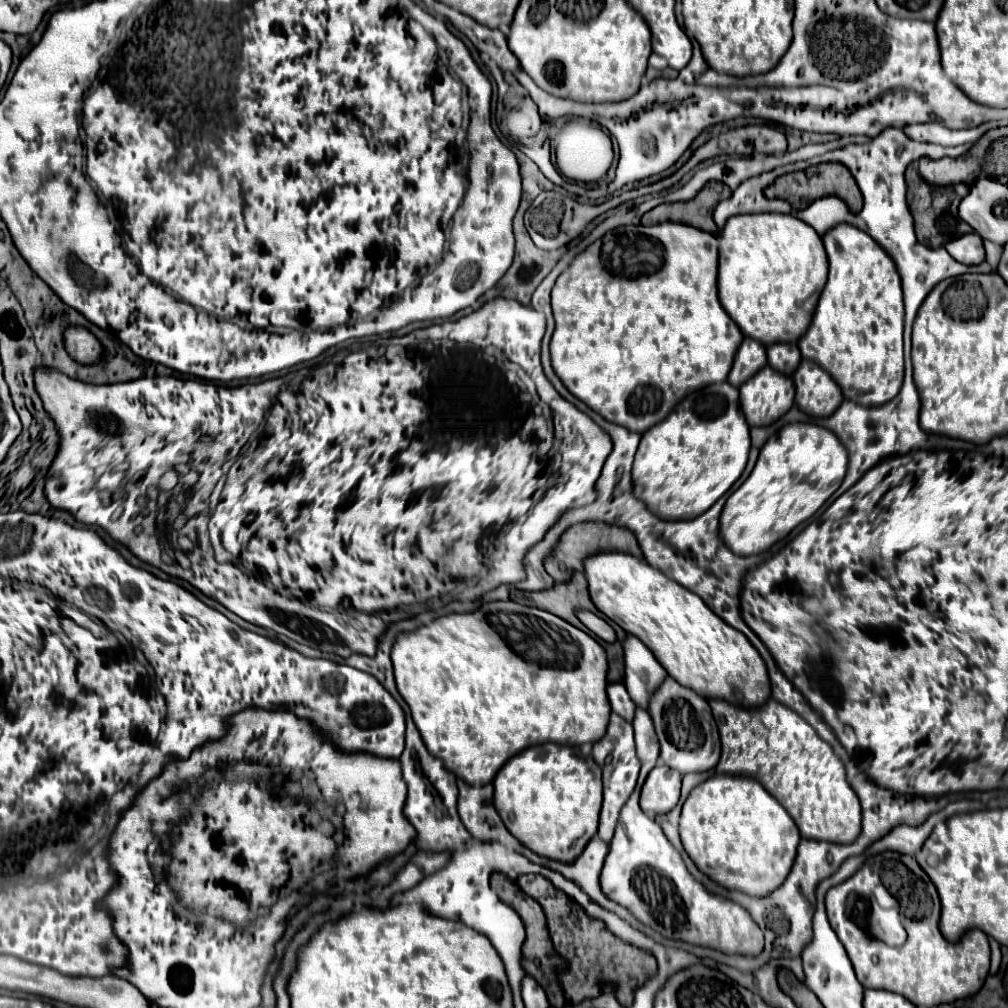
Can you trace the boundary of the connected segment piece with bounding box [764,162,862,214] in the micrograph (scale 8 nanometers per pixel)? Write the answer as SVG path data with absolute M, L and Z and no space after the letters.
M836 162L820 164L820 166L810 166L808 170L802 170L802 172L784 174L784 176L776 178L776 182L772 186L768 186L764 190L764 194L766 194L766 198L780 198L780 200L790 202L790 206L794 210L804 210L814 200L824 198L824 196L838 196L840 200L846 202L846 206L850 208L852 214L858 214L862 210L862 194L860 194L858 186L856 186L856 180L852 178L850 170L844 164L836 164Z

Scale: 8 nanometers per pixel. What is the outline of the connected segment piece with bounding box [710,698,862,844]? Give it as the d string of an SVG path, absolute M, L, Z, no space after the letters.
M770 698L764 706L752 710L732 706L724 700L710 700L710 708L722 738L722 758L716 766L718 774L746 776L762 784L786 808L804 840L826 840L836 844L852 844L856 840L862 820L858 796L846 782L846 772L844 764L840 764L840 758L832 752L830 744L816 736L814 728L808 726L806 720L802 720L796 712L784 708L782 704L776 704L774 698Z

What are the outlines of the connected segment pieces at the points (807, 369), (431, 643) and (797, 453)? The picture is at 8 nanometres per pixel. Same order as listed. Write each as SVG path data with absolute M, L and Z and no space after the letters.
M802 360L792 380L796 384L796 404L808 416L832 416L844 400L838 384L812 360Z
M512 600L488 602L468 614L448 614L414 632L400 634L392 648L392 664L398 692L410 706L428 752L440 758L456 778L472 786L490 784L504 762L528 746L542 742L594 744L604 736L612 712L606 696L608 660L604 648L566 620Z
M816 424L784 426L776 436L772 436L764 444L748 480L726 500L720 518L720 534L724 544L738 556L752 556L766 552L778 540L786 538L798 524L806 522L812 514L816 514L816 510L840 488L846 476L846 464L848 464L848 454L844 452L844 446L826 428Z

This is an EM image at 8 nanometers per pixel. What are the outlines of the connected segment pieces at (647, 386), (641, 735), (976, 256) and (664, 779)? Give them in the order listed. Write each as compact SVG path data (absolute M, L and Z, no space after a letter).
M662 222L656 226L622 226L594 244L590 244L580 256L576 256L570 264L568 270L564 270L554 288L552 288L552 310L554 310L554 320L556 320L556 330L550 342L550 354L552 354L552 368L562 380L562 384L582 402L586 402L596 414L606 418L608 422L626 426L628 430L636 434L644 434L648 428L664 420L672 408L692 390L704 388L708 384L724 382L730 368L732 360L736 354L736 348L744 340L740 328L736 322L726 314L718 300L718 288L716 288L716 276L718 276L718 240L714 234L708 234L704 230L698 230L688 224L676 224L676 222Z
M636 708L636 716L632 724L634 724L634 734L636 734L636 754L642 764L640 774L648 774L656 766L656 760L660 754L654 724L652 724L650 714L642 708Z
M964 234L952 242L948 242L948 246L944 246L950 256L966 266L972 264L980 264L984 262L984 246L982 246L982 238L978 234Z
M658 764L646 778L640 792L640 808L644 812L666 814L670 812L680 798L680 780L682 774Z

